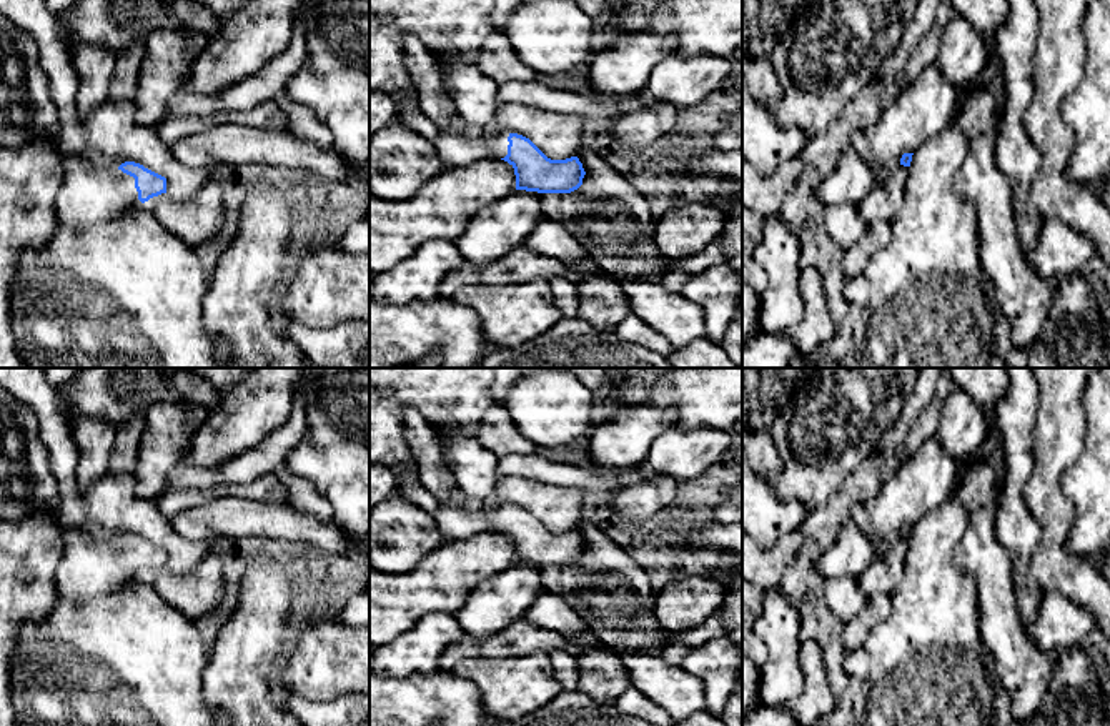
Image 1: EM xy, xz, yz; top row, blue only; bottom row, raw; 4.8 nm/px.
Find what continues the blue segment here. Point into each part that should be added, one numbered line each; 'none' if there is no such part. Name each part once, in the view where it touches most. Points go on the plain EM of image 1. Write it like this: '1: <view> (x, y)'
1: xy (85, 570)

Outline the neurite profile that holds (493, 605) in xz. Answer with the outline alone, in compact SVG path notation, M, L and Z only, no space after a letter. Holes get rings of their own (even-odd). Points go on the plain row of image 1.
M516 563L479 583L454 618L464 634L489 636L521 619L543 591L538 566Z

